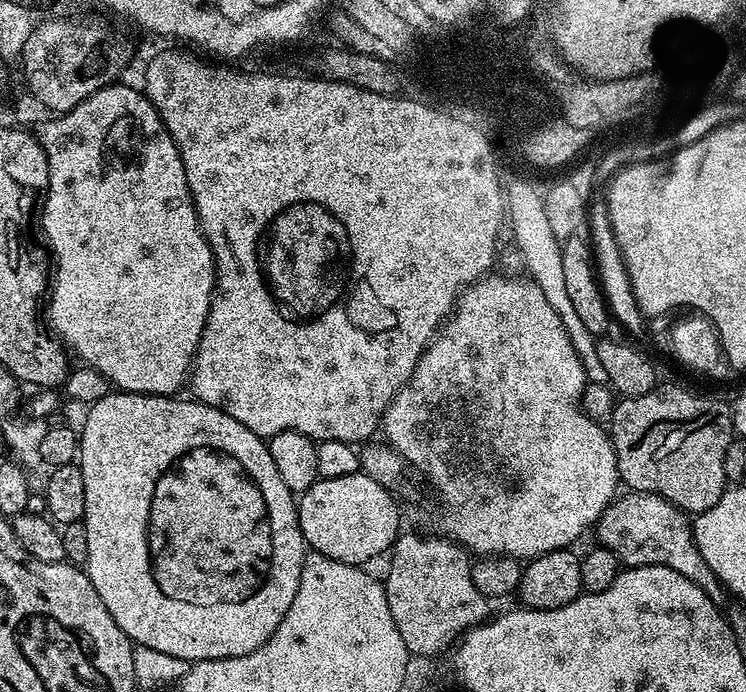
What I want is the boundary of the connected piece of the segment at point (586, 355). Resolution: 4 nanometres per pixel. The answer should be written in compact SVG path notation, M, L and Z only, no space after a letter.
M520 178L517 184L512 187L512 195L506 202L506 220L512 223L512 236L524 255L524 264L528 267L527 275L546 294L546 302L550 302L554 314L562 318L562 326L566 326L566 334L570 334L570 342L574 342L574 350L584 367L584 375L591 383L607 385L606 369L598 358L597 337L578 318L574 305L570 303L570 293L566 291L566 274L562 271L562 241L550 230L546 218L546 206L541 189L528 184L527 179Z

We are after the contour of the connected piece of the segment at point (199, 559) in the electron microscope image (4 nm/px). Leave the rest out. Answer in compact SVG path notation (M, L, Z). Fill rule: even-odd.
M112 390L109 391L108 395L103 396L97 404L93 404L87 409L88 417L84 420L84 429L81 427L78 432L80 438L78 463L82 470L82 482L86 482L86 510L84 511L82 521L84 540L88 543L88 564L86 563L86 571L90 582L94 586L94 590L98 590L102 602L106 602L106 610L110 610L114 622L118 622L118 626L128 635L133 645L160 650L165 654L172 654L175 658L184 658L193 662L245 656L254 650L258 650L272 637L274 630L278 630L278 622L282 622L282 618L286 618L286 610L290 610L290 602L294 602L294 594L298 594L298 582L302 578L302 566L304 565L304 557L306 555L304 535L300 529L298 514L296 513L298 500L291 490L288 489L286 482L282 482L282 478L278 474L278 469L274 466L274 458L270 458L268 445L261 437L255 436L250 430L246 430L246 426L242 426L242 422L234 422L234 418L230 418L230 414L226 414L222 410L211 408L209 404L201 404L195 398L187 398L188 400L180 399L170 396L143 396L137 392Z

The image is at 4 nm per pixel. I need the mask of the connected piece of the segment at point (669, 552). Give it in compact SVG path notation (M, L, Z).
M628 492L624 495L626 496L621 495L612 501L597 520L594 533L599 538L599 545L614 553L625 567L666 566L694 582L712 602L718 606L723 605L725 598L728 598L727 589L697 550L687 513L660 495L649 492Z

